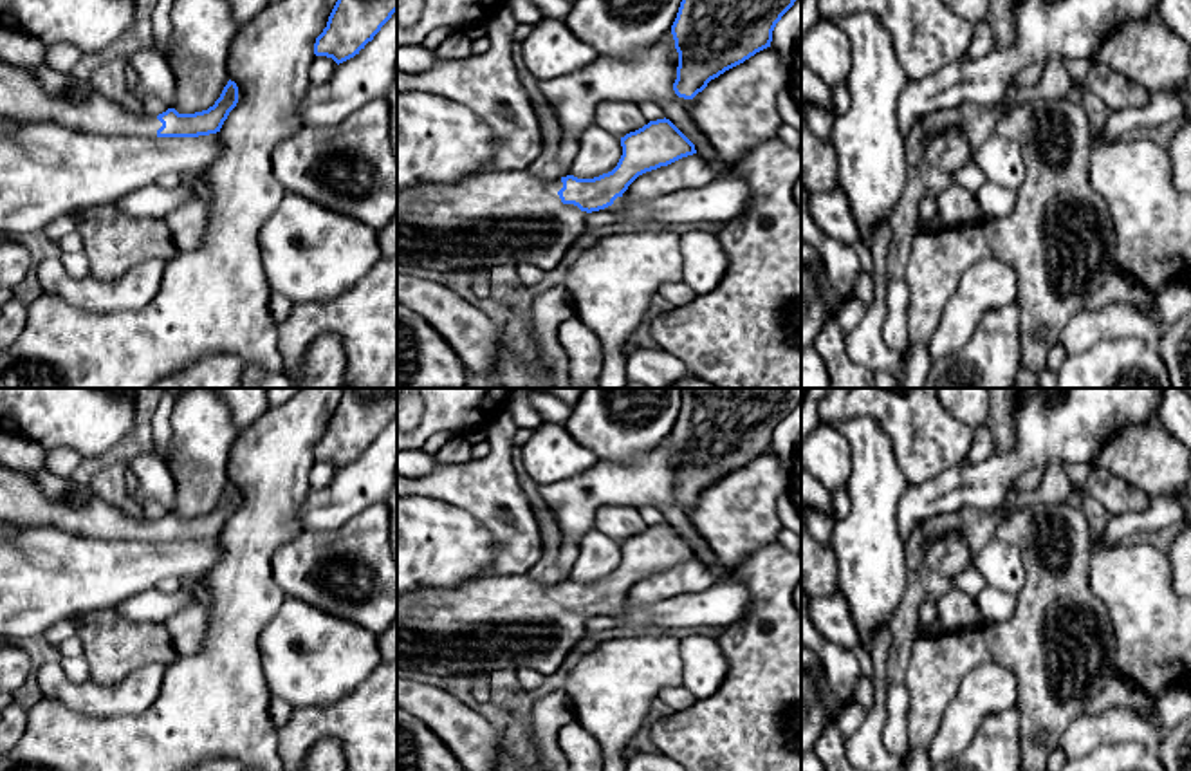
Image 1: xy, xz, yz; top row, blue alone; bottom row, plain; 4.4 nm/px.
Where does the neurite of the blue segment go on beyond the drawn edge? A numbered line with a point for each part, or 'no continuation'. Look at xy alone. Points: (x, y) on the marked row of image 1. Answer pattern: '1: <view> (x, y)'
1: xy (22, 98)

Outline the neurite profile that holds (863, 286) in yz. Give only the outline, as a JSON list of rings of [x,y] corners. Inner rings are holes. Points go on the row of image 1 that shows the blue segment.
[[[861,271],[854,282],[855,298],[859,298],[868,309],[875,296],[873,276],[870,273]]]

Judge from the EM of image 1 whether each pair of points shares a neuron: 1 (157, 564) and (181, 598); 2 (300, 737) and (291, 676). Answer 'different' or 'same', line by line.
1: different
2: different

